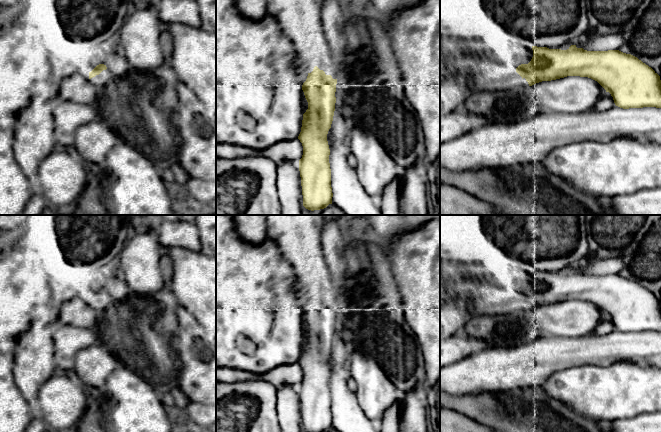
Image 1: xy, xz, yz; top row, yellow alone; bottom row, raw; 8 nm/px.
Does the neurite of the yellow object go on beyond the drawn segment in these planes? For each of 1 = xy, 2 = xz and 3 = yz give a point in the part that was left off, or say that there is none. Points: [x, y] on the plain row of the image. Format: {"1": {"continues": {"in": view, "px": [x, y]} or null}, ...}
{"1": {"continues": {"in": "xy", "px": [97, 305]}}, "2": {"continues": {"in": "xz", "px": [298, 237]}}, "3": {"continues": {"in": "yz", "px": [486, 299]}}}

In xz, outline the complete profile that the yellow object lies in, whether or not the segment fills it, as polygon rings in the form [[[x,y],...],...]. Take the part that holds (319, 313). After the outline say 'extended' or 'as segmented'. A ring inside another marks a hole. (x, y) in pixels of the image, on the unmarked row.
[[[267,215],[267,239],[277,245],[298,280],[315,289],[302,309],[308,333],[298,360],[303,370],[299,395],[305,432],[326,432],[333,421],[327,358],[335,335],[337,303],[324,296],[333,292],[333,277],[323,254],[323,223],[322,215]]]; extended

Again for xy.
[[[99,288],[91,296],[89,296],[89,303],[94,310],[104,312],[106,311],[105,307],[102,304],[102,301],[99,299],[103,294],[106,293],[106,289]]]; extended

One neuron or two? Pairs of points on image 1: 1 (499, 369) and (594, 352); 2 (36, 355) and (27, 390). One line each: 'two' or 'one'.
1: one
2: one

